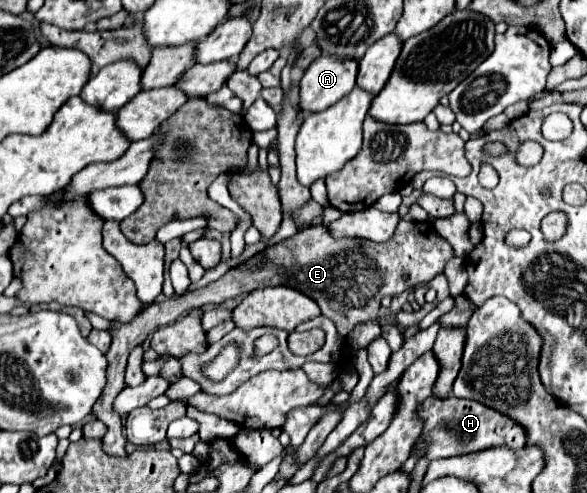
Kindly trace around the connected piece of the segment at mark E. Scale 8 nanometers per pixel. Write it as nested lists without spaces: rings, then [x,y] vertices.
[[[399,221],[393,237],[385,243],[367,243],[365,239],[331,239],[327,227],[307,227],[299,231],[295,237],[267,247],[263,253],[255,255],[247,263],[243,263],[237,269],[231,269],[225,277],[219,281],[197,289],[183,293],[179,297],[171,297],[163,303],[151,303],[143,309],[143,313],[133,319],[127,325],[115,323],[115,329],[111,329],[113,343],[107,351],[107,385],[97,399],[97,405],[93,407],[95,417],[107,425],[107,435],[103,437],[103,449],[111,455],[127,455],[125,453],[125,437],[123,437],[123,425],[119,413],[113,411],[115,397],[125,387],[125,365],[129,351],[143,343],[147,335],[155,327],[163,327],[169,323],[175,323],[177,317],[187,309],[199,309],[207,303],[221,305],[225,299],[237,297],[241,293],[251,293],[255,289],[263,287],[275,287],[275,285],[287,285],[297,291],[303,291],[311,299],[315,299],[321,305],[321,311],[325,317],[333,319],[337,325],[339,339],[345,339],[349,331],[367,319],[375,319],[379,311],[379,303],[385,295],[397,297],[407,289],[413,289],[421,283],[431,281],[435,275],[439,275],[445,269],[445,263],[453,257],[451,245],[437,235],[431,223],[411,223],[411,221]]]

